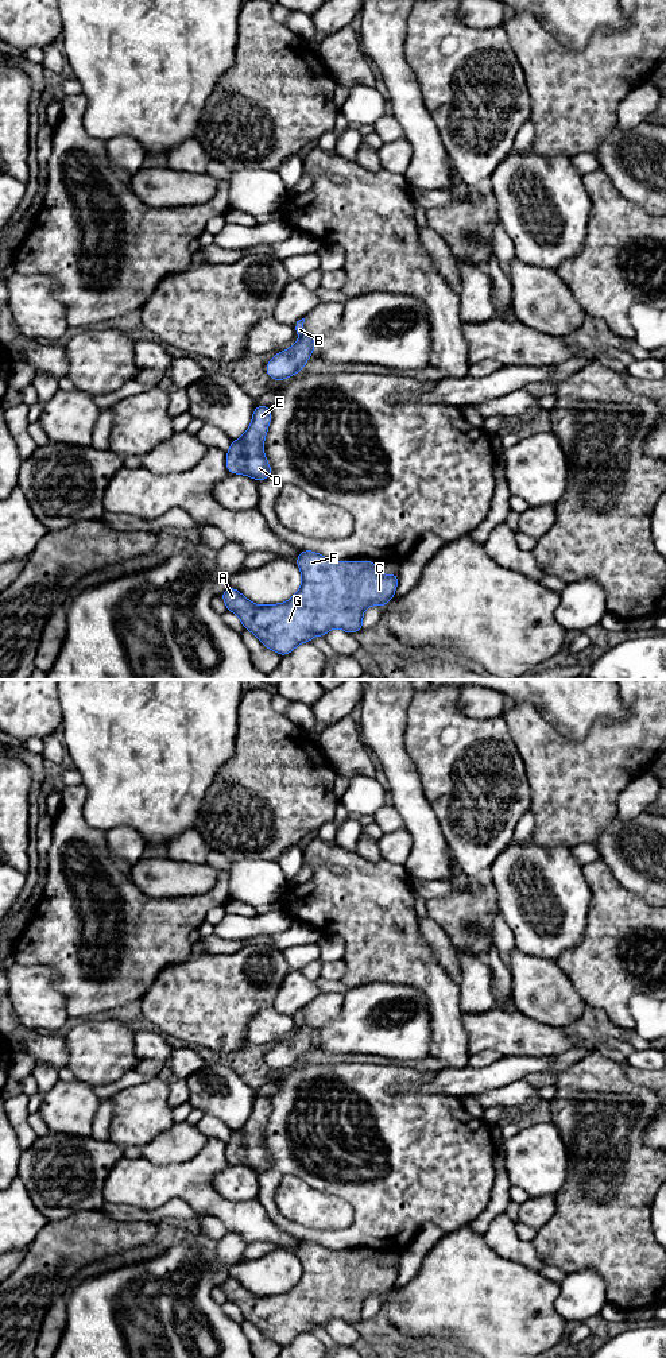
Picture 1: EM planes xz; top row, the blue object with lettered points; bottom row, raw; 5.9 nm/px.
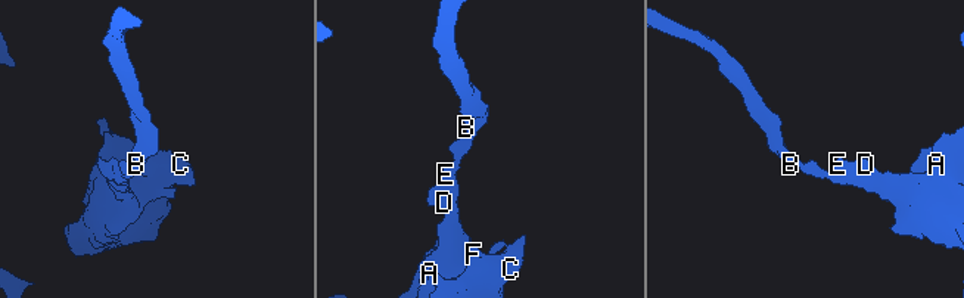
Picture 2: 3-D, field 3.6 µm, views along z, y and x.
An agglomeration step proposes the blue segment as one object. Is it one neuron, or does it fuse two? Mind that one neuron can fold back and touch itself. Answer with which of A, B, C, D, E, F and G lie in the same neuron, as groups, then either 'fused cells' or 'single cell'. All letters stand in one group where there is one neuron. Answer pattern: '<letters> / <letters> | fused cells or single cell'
A B C D E F G | single cell

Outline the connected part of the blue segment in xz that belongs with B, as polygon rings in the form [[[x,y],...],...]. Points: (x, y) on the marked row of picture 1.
[[[305,318],[294,325],[299,341],[287,351],[278,352],[266,365],[266,372],[276,382],[302,371],[314,351],[315,338],[303,330],[303,322]]]

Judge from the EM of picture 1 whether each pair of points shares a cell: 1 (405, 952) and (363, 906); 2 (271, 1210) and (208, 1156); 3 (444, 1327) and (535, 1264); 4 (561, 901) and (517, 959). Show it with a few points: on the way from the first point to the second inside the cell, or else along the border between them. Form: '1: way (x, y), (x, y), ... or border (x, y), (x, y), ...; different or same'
1: way (394, 941), (374, 917); same
2: border (256, 1199), (275, 1225); different
3: border (500, 1256), (538, 1272); different
4: border (515, 947), (530, 955), (553, 959); different

